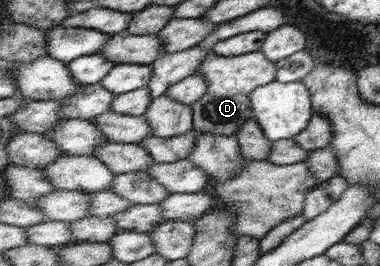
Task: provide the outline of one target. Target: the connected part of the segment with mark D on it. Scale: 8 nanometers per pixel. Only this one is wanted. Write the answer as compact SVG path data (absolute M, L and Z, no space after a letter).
M214 51L197 68L199 75L207 81L207 93L198 103L191 104L193 110L193 129L197 132L208 131L224 136L235 135L241 126L253 119L251 95L260 86L271 84L276 80L277 65L261 51L241 54L241 56L219 55Z

